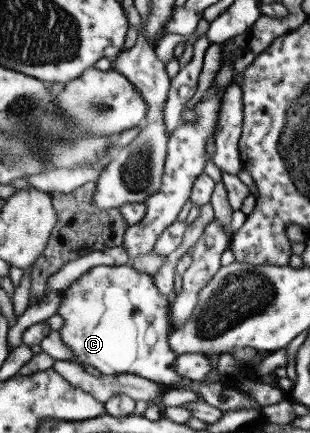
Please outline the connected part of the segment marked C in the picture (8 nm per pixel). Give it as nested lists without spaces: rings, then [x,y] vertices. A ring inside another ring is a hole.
[[[129,264],[122,266],[93,266],[87,272],[82,273],[77,280],[63,289],[61,302],[57,306],[56,314],[63,320],[63,325],[58,330],[61,342],[71,350],[75,363],[92,366],[101,375],[114,376],[119,374],[133,374],[163,385],[171,385],[172,388],[188,385],[191,392],[198,395],[207,404],[219,410],[257,409],[261,410],[254,399],[248,394],[222,385],[219,380],[214,383],[205,381],[190,381],[179,378],[175,374],[175,356],[168,343],[171,331],[170,324],[170,297],[161,296],[153,285],[153,279],[143,272],[137,272],[130,268]]]

